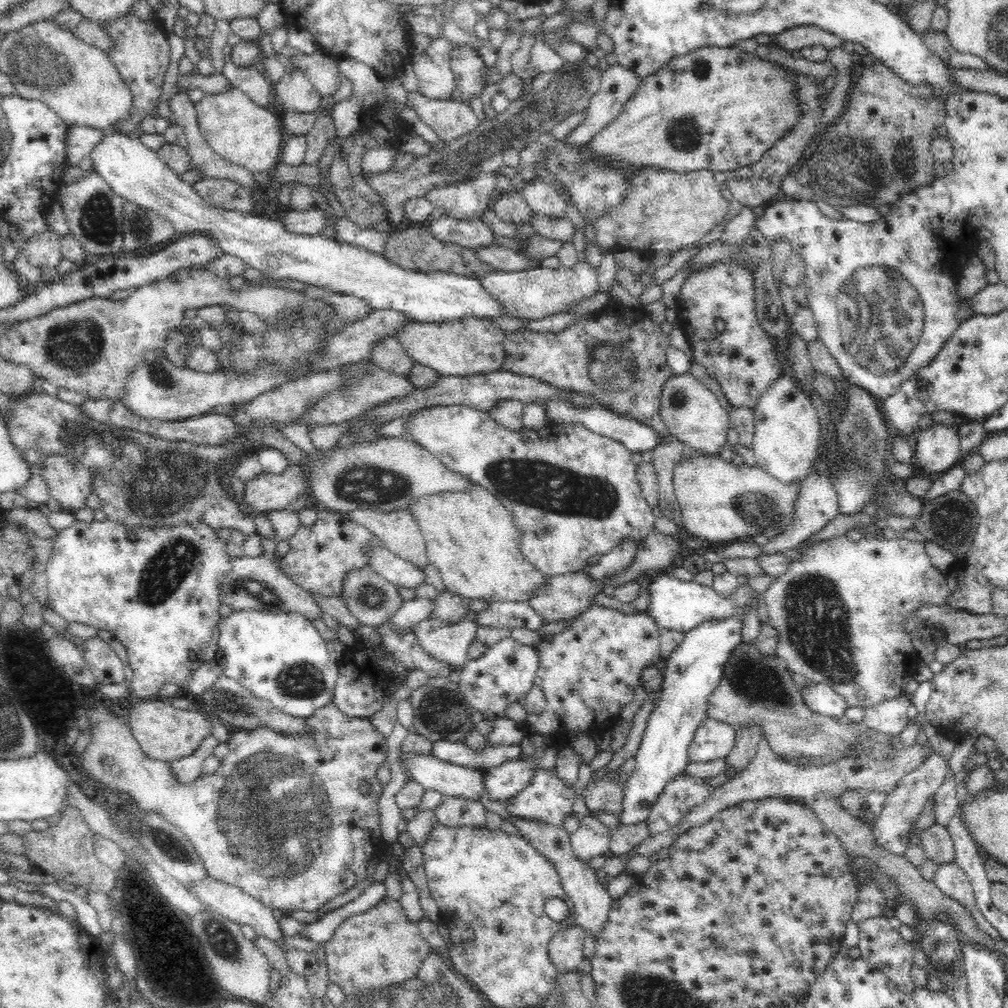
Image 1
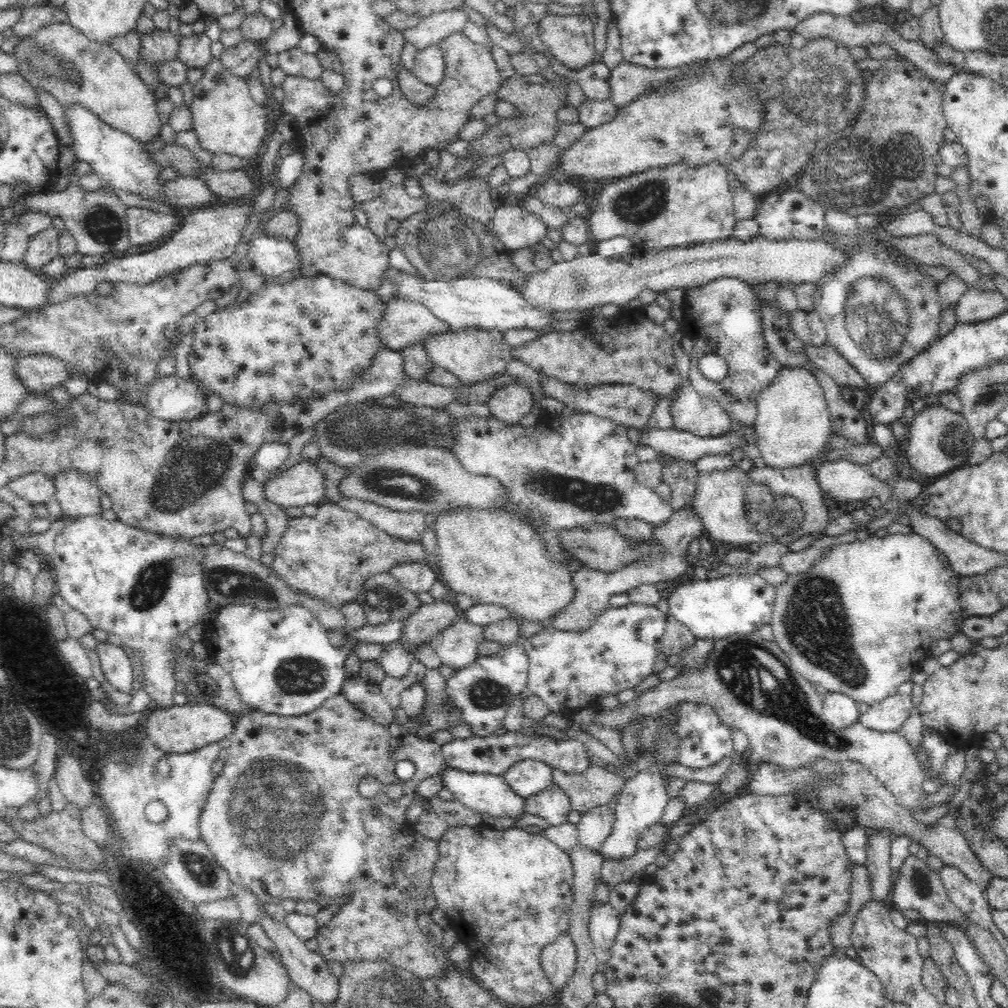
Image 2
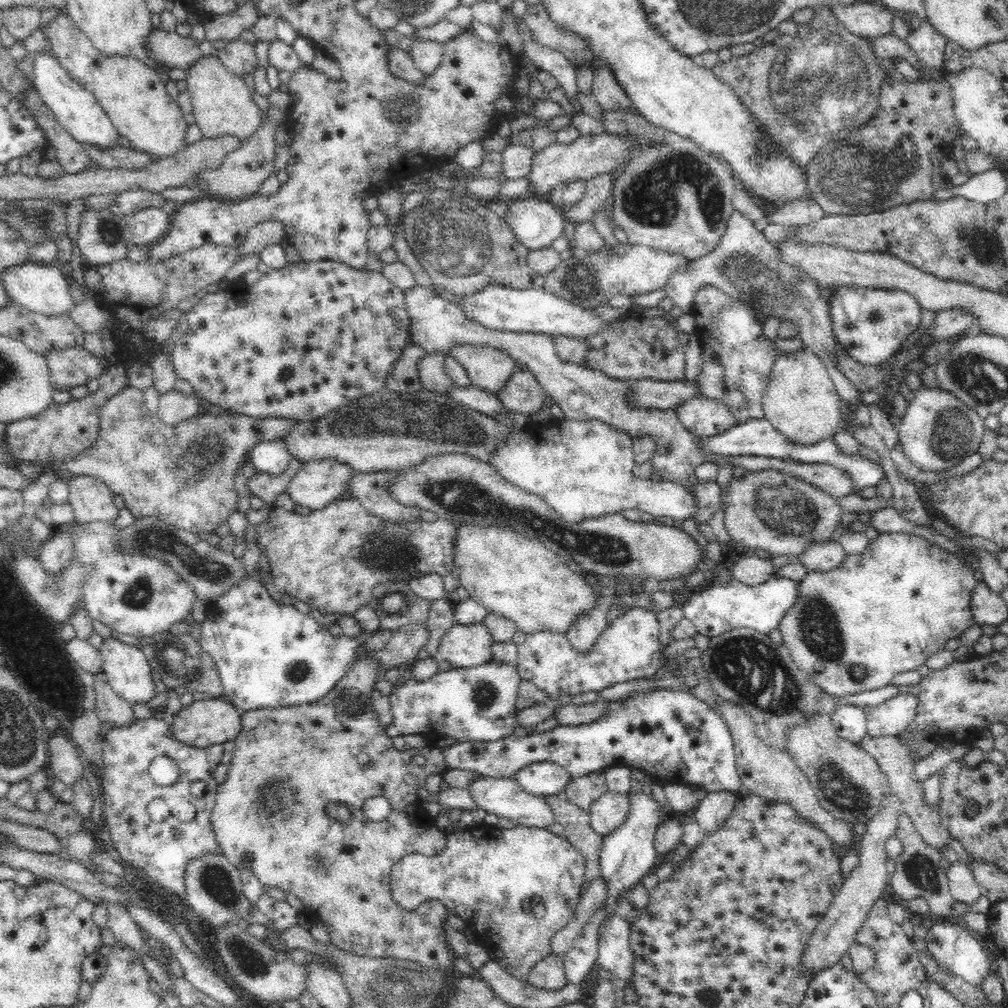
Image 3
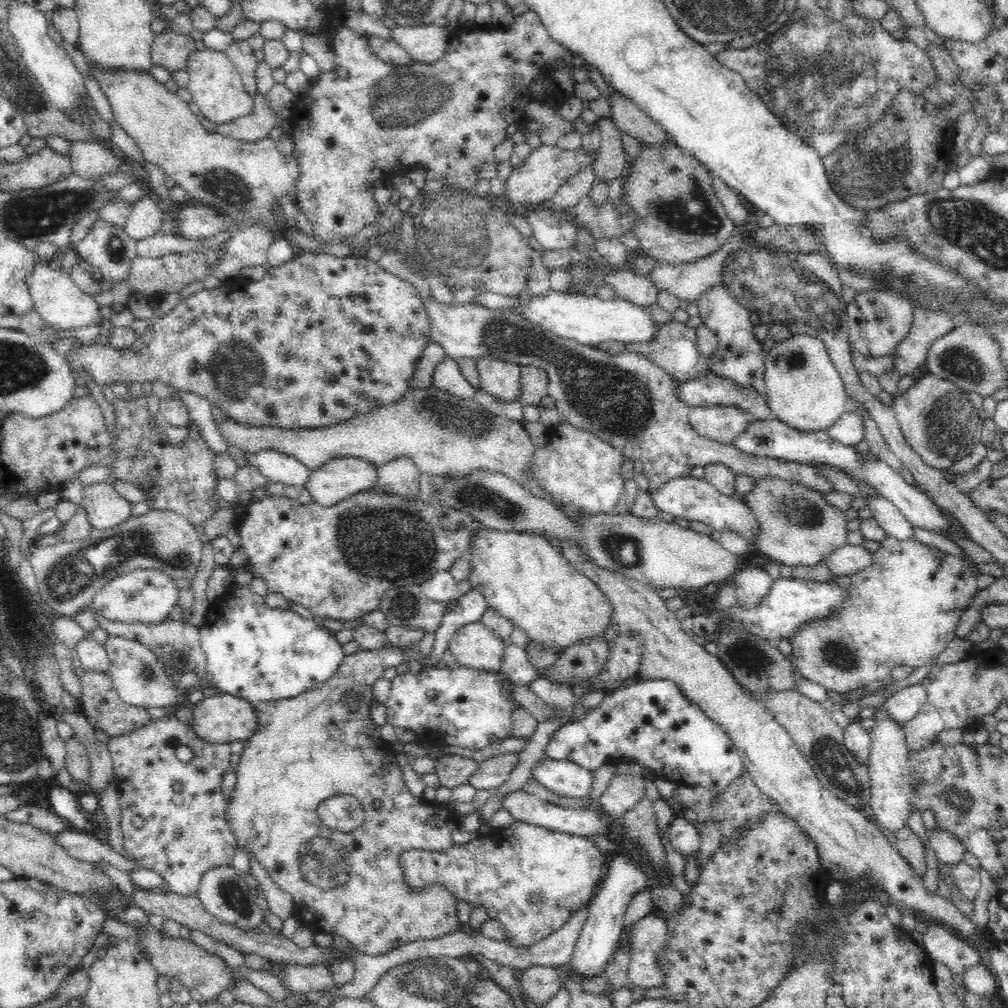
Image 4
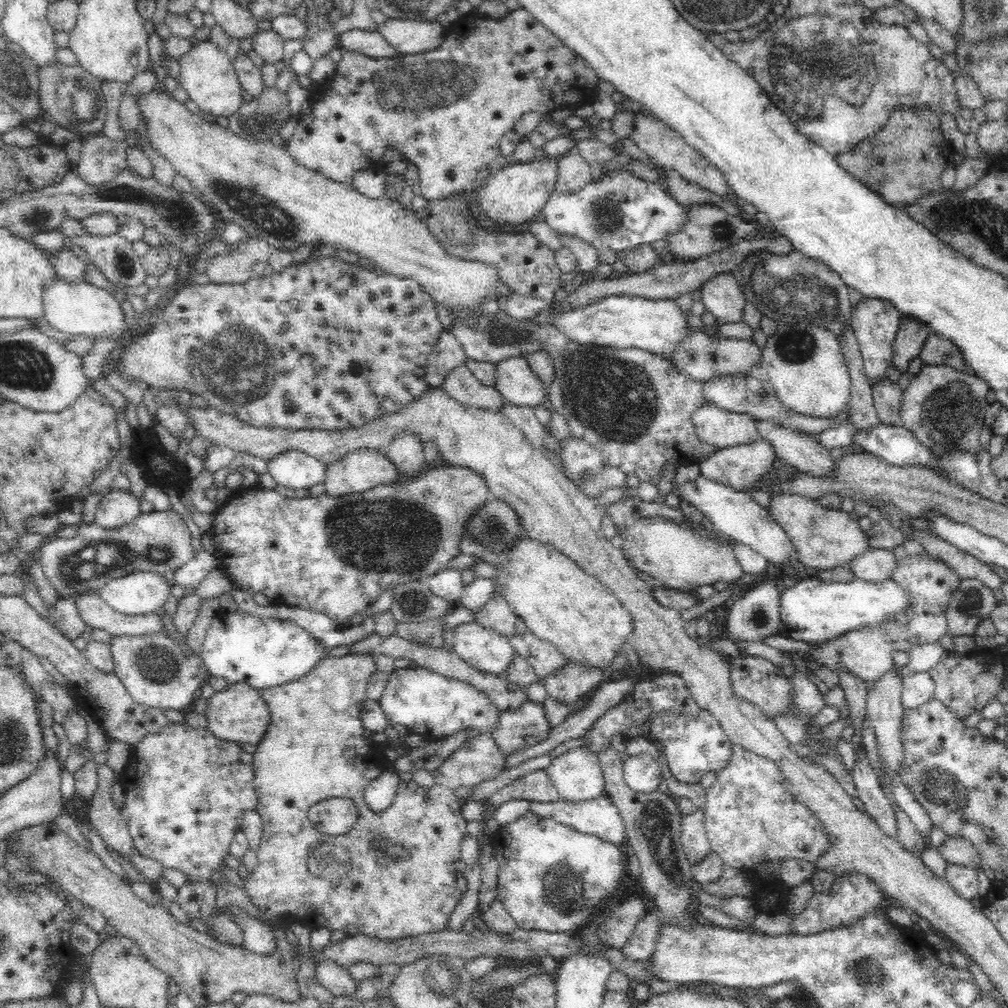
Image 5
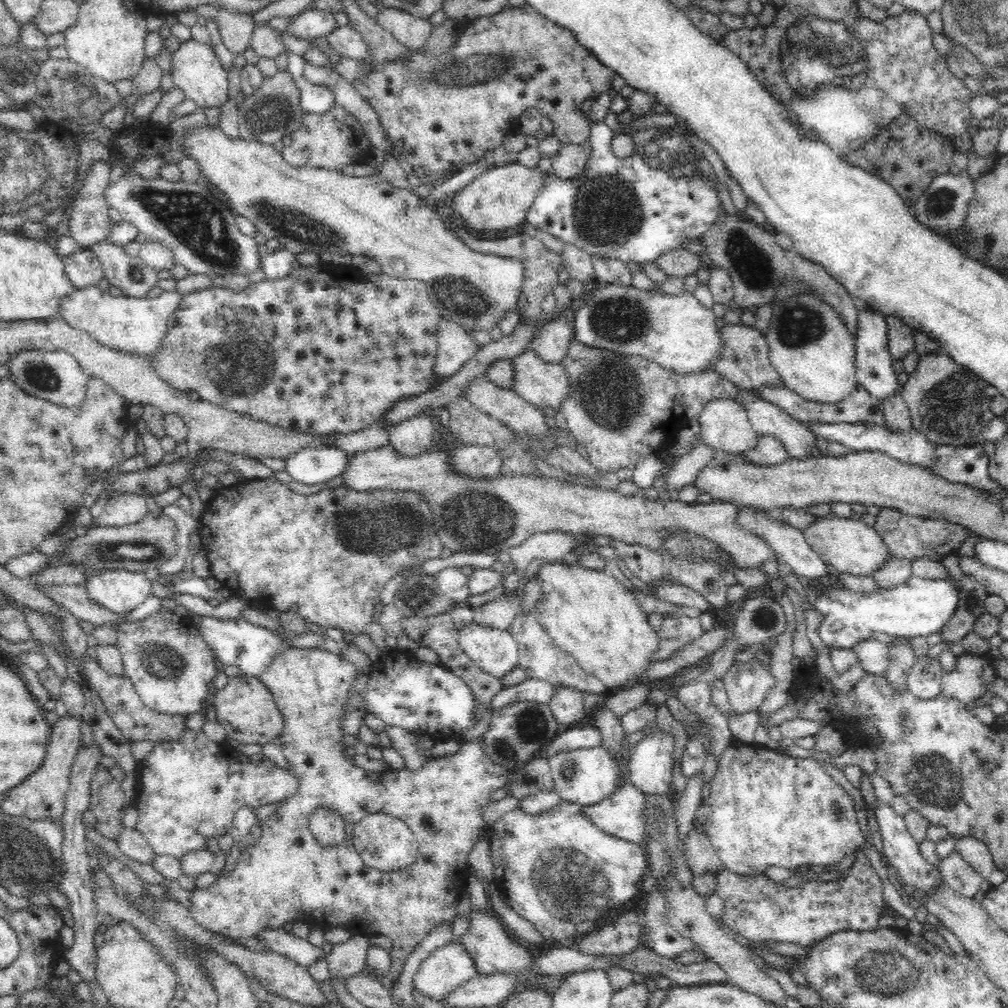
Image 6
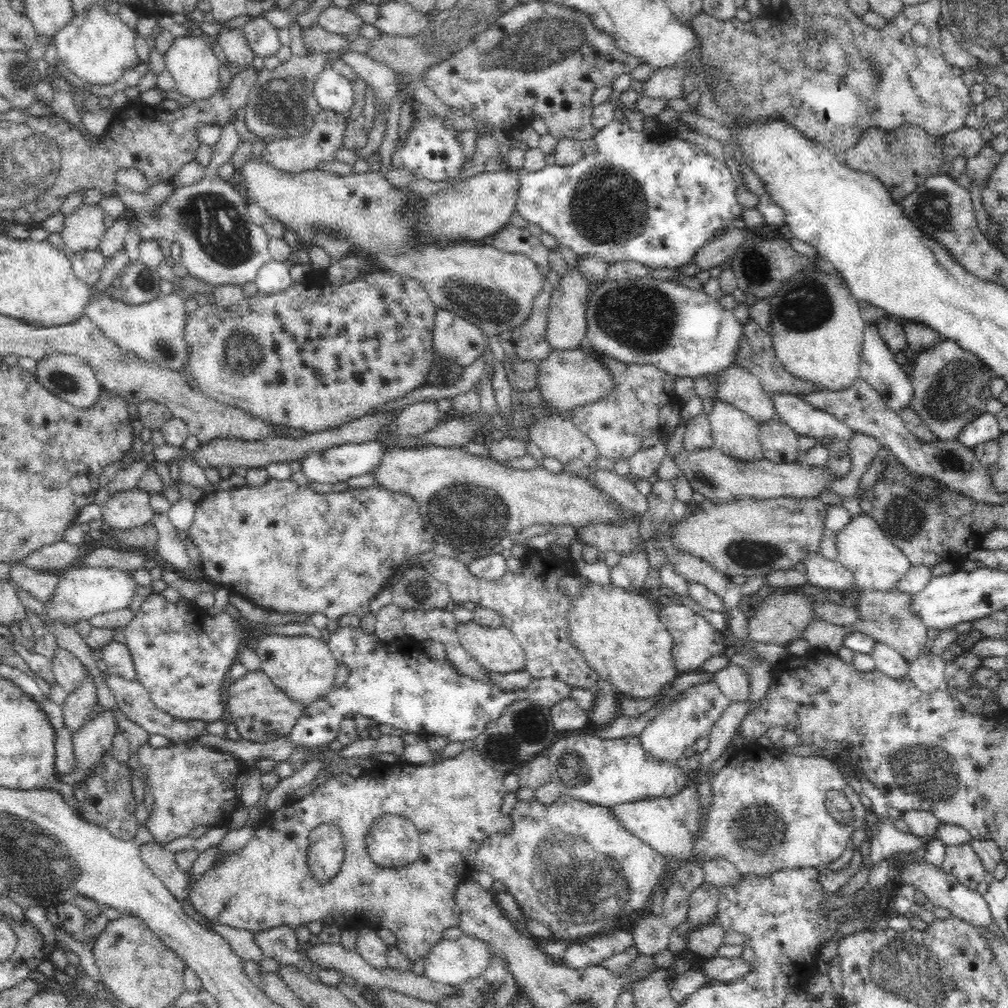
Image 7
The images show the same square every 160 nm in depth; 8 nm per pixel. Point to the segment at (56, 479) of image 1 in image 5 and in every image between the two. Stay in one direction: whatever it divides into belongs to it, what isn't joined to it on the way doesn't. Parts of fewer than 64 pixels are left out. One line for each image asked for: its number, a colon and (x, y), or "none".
2: (77, 494)
3: (91, 500)
4: (105, 508)
5: (117, 508)

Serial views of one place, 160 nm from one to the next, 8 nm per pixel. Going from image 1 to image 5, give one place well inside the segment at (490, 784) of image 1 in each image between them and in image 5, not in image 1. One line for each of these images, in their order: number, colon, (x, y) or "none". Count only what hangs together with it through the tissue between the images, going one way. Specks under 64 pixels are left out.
2: (527, 778)
3: (541, 778)
4: (563, 777)
5: (577, 774)

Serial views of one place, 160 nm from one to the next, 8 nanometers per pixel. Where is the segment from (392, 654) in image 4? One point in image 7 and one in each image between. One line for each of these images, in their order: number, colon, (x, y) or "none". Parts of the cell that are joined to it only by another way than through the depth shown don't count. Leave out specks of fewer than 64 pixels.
5: (314, 749)
6: (288, 876)
7: (455, 803)

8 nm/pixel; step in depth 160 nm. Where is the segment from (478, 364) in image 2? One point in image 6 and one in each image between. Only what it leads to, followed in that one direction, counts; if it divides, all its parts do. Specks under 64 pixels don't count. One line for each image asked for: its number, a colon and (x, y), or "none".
3: (489, 368)
4: (499, 378)
5: (515, 380)
6: (543, 385)

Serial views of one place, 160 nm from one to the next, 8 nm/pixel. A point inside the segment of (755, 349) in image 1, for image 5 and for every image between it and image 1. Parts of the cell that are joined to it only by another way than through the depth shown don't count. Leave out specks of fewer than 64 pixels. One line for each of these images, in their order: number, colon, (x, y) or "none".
2: (723, 317)
3: (737, 358)
4: (740, 357)
5: (720, 294)

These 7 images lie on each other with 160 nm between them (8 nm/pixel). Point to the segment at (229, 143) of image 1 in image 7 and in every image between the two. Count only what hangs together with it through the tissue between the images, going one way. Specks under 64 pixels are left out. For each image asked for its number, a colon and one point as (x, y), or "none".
2: (226, 118)
3: (222, 104)
4: (216, 87)
5: (207, 74)
6: (197, 71)
7: (193, 65)

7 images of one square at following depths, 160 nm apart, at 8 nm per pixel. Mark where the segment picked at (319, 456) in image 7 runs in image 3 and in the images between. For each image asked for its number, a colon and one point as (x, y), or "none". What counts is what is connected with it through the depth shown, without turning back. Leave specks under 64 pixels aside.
3: (269, 457)
4: (276, 467)
5: (295, 470)
6: (309, 466)

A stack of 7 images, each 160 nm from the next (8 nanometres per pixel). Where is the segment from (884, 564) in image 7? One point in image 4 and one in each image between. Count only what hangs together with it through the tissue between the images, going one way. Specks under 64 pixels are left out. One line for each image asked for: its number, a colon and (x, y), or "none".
4: (798, 527)
5: (825, 538)
6: (852, 547)

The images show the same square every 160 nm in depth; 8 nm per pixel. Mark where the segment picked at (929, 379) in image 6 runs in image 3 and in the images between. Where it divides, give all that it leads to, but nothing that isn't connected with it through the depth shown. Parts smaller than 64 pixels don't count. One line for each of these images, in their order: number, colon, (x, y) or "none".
3: (939, 431)
4: (942, 423)
5: (945, 408)

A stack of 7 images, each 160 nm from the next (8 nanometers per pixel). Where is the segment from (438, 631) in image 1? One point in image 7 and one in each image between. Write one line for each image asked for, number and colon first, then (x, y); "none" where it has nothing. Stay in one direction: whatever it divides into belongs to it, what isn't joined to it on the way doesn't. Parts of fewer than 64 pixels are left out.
2: (457, 646)
3: (464, 646)
4: (474, 646)
5: (488, 651)
6: (495, 651)
7: (496, 649)

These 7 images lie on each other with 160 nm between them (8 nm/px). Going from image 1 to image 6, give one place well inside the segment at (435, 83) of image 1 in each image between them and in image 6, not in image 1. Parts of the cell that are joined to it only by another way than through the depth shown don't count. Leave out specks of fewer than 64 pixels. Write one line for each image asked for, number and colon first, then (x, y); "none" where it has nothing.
2: (429, 68)
3: (427, 55)
4: (427, 44)
5: (410, 37)
6: (412, 32)

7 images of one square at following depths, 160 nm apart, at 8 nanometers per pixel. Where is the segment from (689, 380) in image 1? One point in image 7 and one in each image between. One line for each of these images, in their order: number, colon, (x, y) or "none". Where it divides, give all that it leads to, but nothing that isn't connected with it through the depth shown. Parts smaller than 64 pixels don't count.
2: (692, 413)
3: (703, 417)
4: (723, 424)
5: (718, 427)
6: (724, 424)
7: (734, 433)

